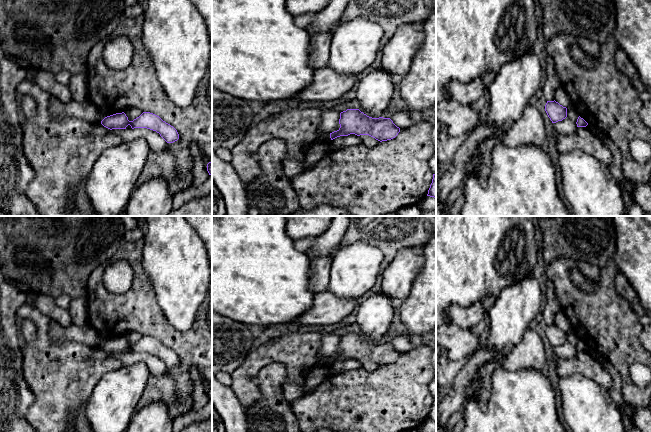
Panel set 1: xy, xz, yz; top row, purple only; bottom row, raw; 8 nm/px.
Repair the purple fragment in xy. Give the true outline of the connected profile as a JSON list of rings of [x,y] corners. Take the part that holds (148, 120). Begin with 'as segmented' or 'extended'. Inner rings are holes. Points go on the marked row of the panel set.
as segmented; [[[124,112],[116,113],[105,117],[101,121],[101,124],[110,130],[126,129],[128,125],[130,125],[132,129],[147,128],[159,133],[167,143],[173,143],[179,139],[179,134],[173,126],[163,121],[159,116],[150,112],[143,112],[133,121],[129,121]]]

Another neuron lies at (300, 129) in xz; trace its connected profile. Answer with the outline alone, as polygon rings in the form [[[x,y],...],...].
[[[319,108],[288,109],[274,119],[251,126],[244,139],[231,149],[231,165],[245,185],[261,176],[257,157],[259,147],[271,139],[286,142],[286,154],[304,160],[308,151],[321,143],[330,143],[330,133],[321,130]]]

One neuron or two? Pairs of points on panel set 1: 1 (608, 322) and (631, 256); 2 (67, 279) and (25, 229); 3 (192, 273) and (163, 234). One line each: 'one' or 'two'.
1: two
2: one
3: one

